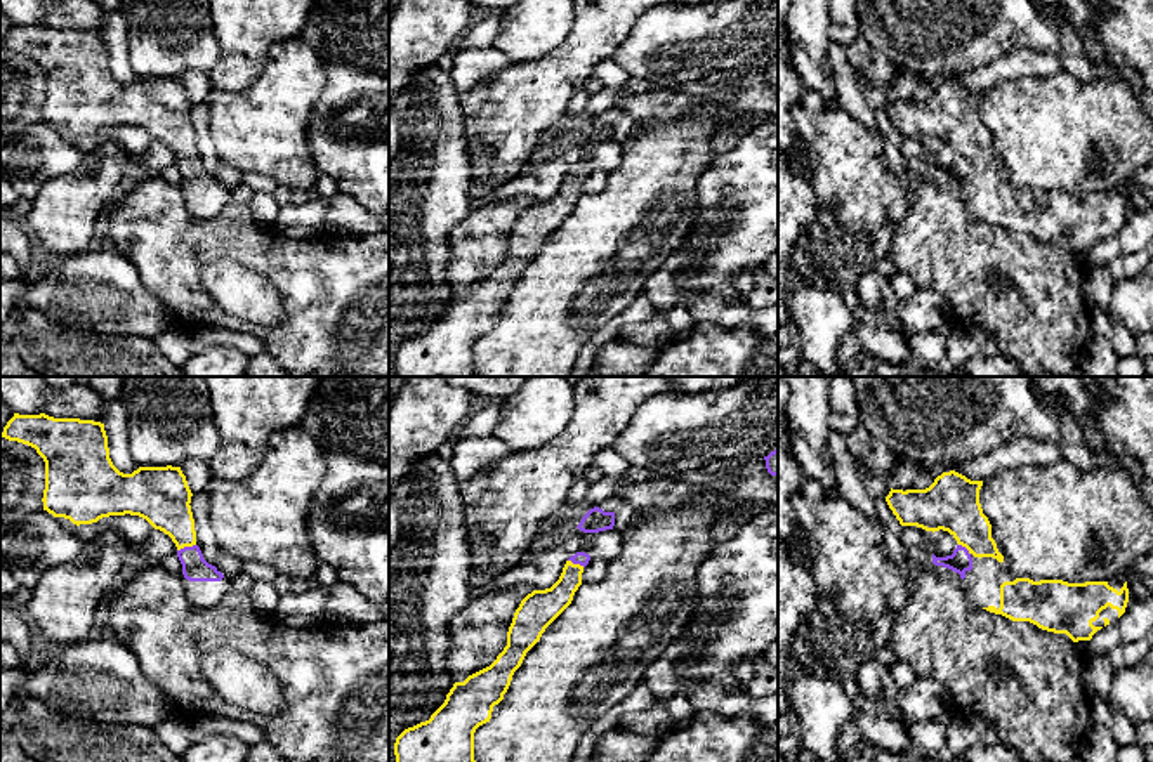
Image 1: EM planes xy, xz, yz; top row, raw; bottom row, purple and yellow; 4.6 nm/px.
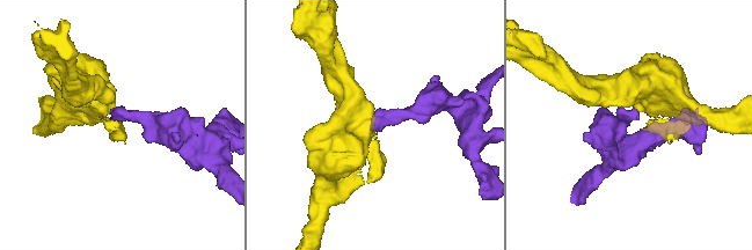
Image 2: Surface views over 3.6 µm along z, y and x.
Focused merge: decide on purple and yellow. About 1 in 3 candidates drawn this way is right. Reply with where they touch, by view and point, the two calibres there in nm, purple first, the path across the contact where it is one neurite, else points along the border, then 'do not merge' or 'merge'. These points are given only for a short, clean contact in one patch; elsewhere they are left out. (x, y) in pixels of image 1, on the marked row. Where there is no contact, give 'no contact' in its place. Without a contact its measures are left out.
meets purple in xy at (186, 547); 120 nm thick on the purple side, 240 nm on the other; runs through xy (195, 568), (186, 547), (164, 499); merge

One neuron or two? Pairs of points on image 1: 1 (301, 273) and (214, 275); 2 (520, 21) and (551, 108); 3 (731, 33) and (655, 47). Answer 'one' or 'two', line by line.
1: two
2: two
3: one

